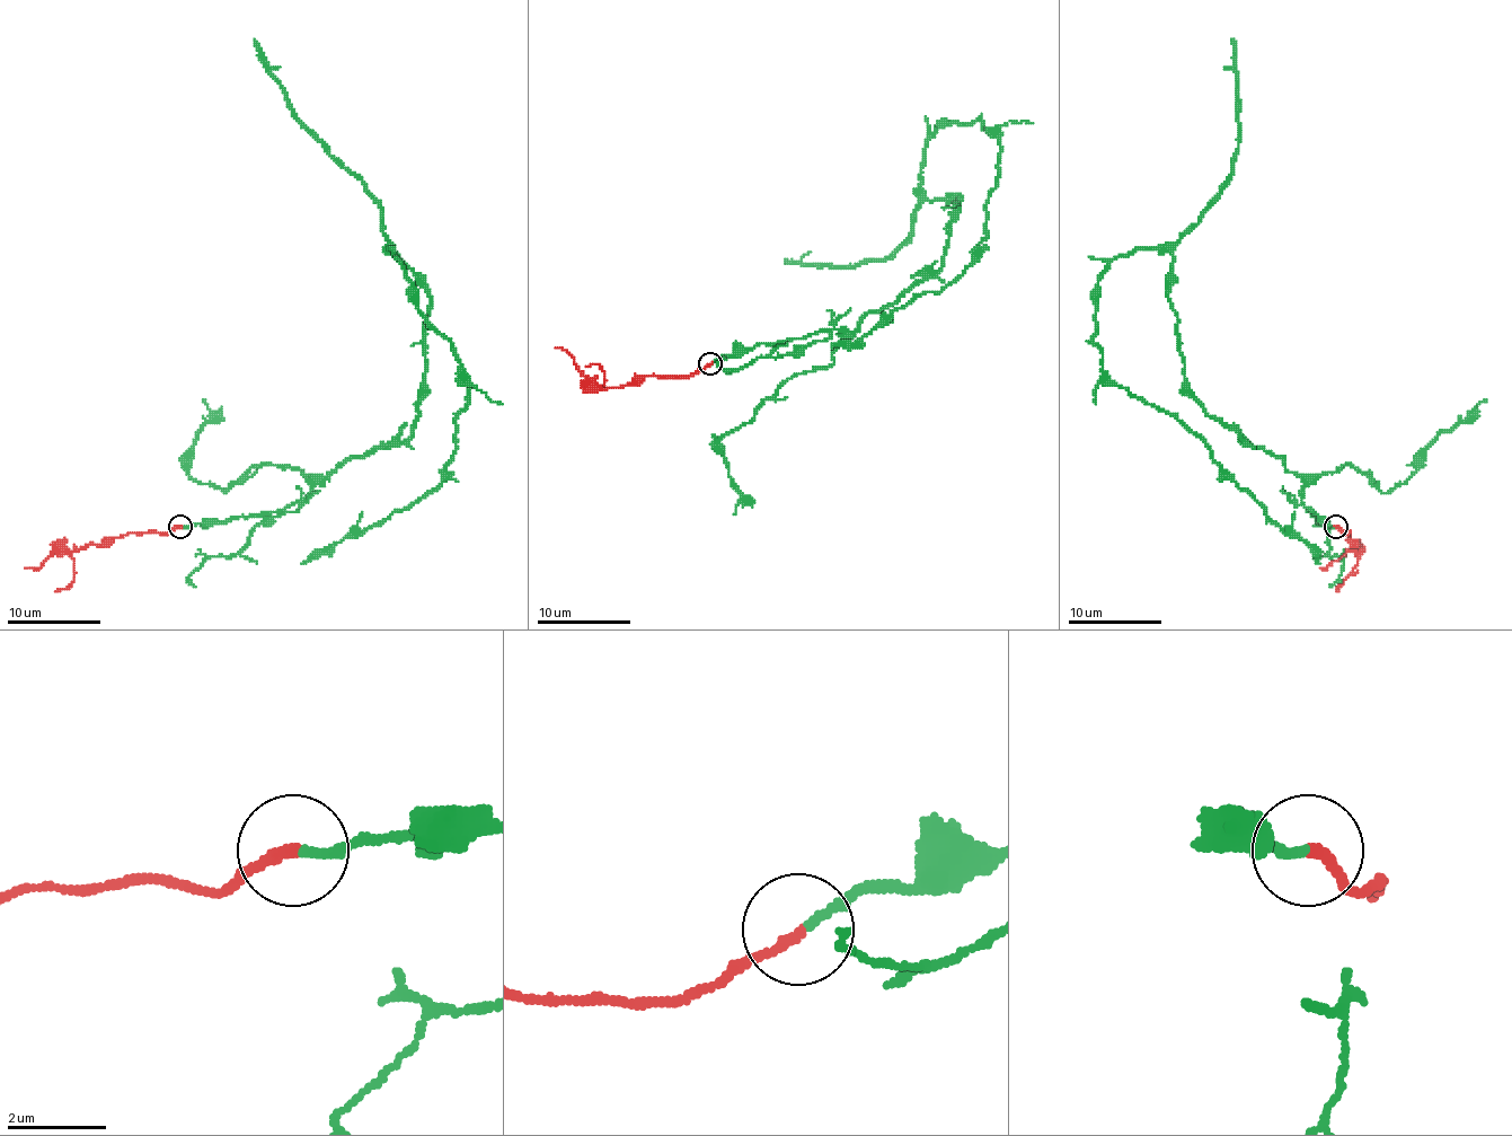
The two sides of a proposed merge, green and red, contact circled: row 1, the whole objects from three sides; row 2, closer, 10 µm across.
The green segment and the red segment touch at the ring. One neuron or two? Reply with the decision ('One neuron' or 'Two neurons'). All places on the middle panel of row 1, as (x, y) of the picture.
One neuron

